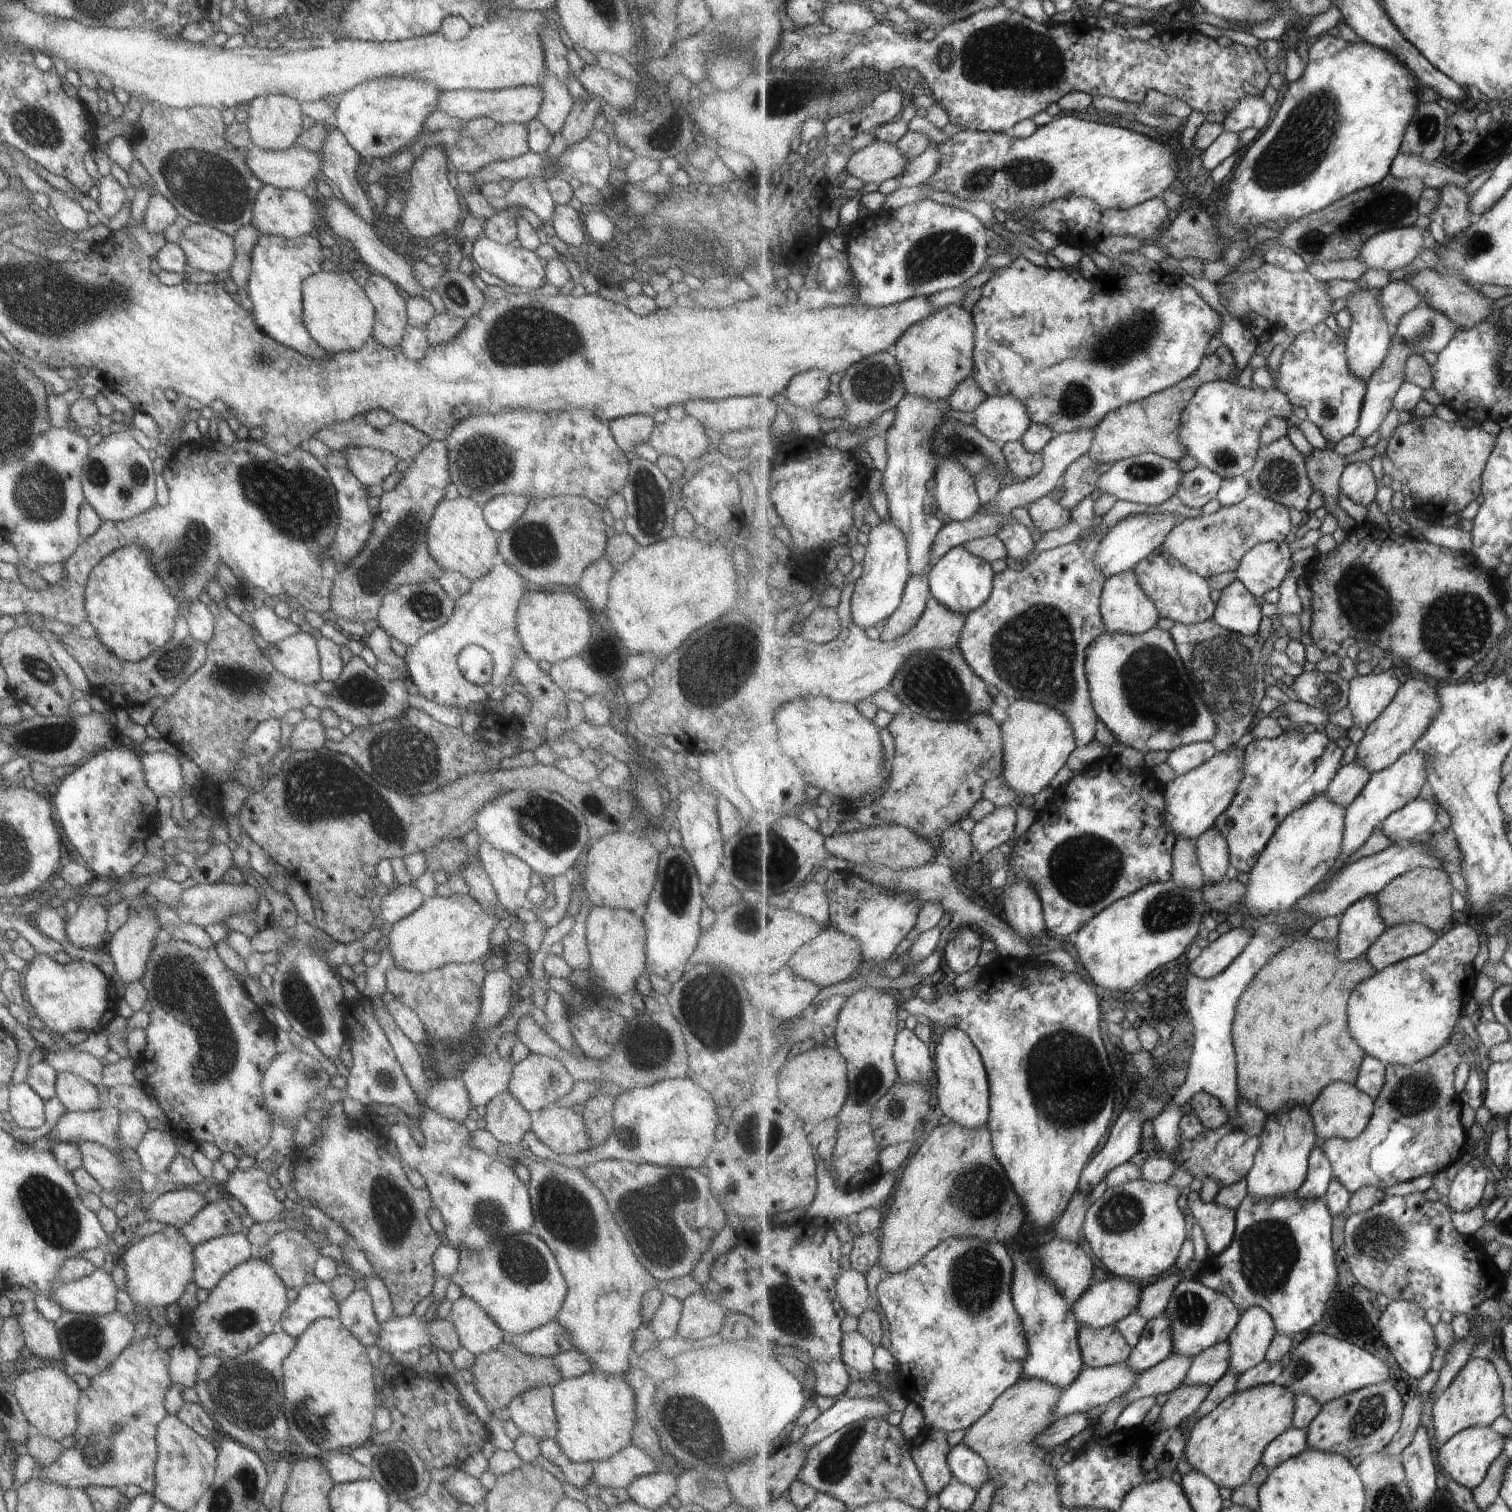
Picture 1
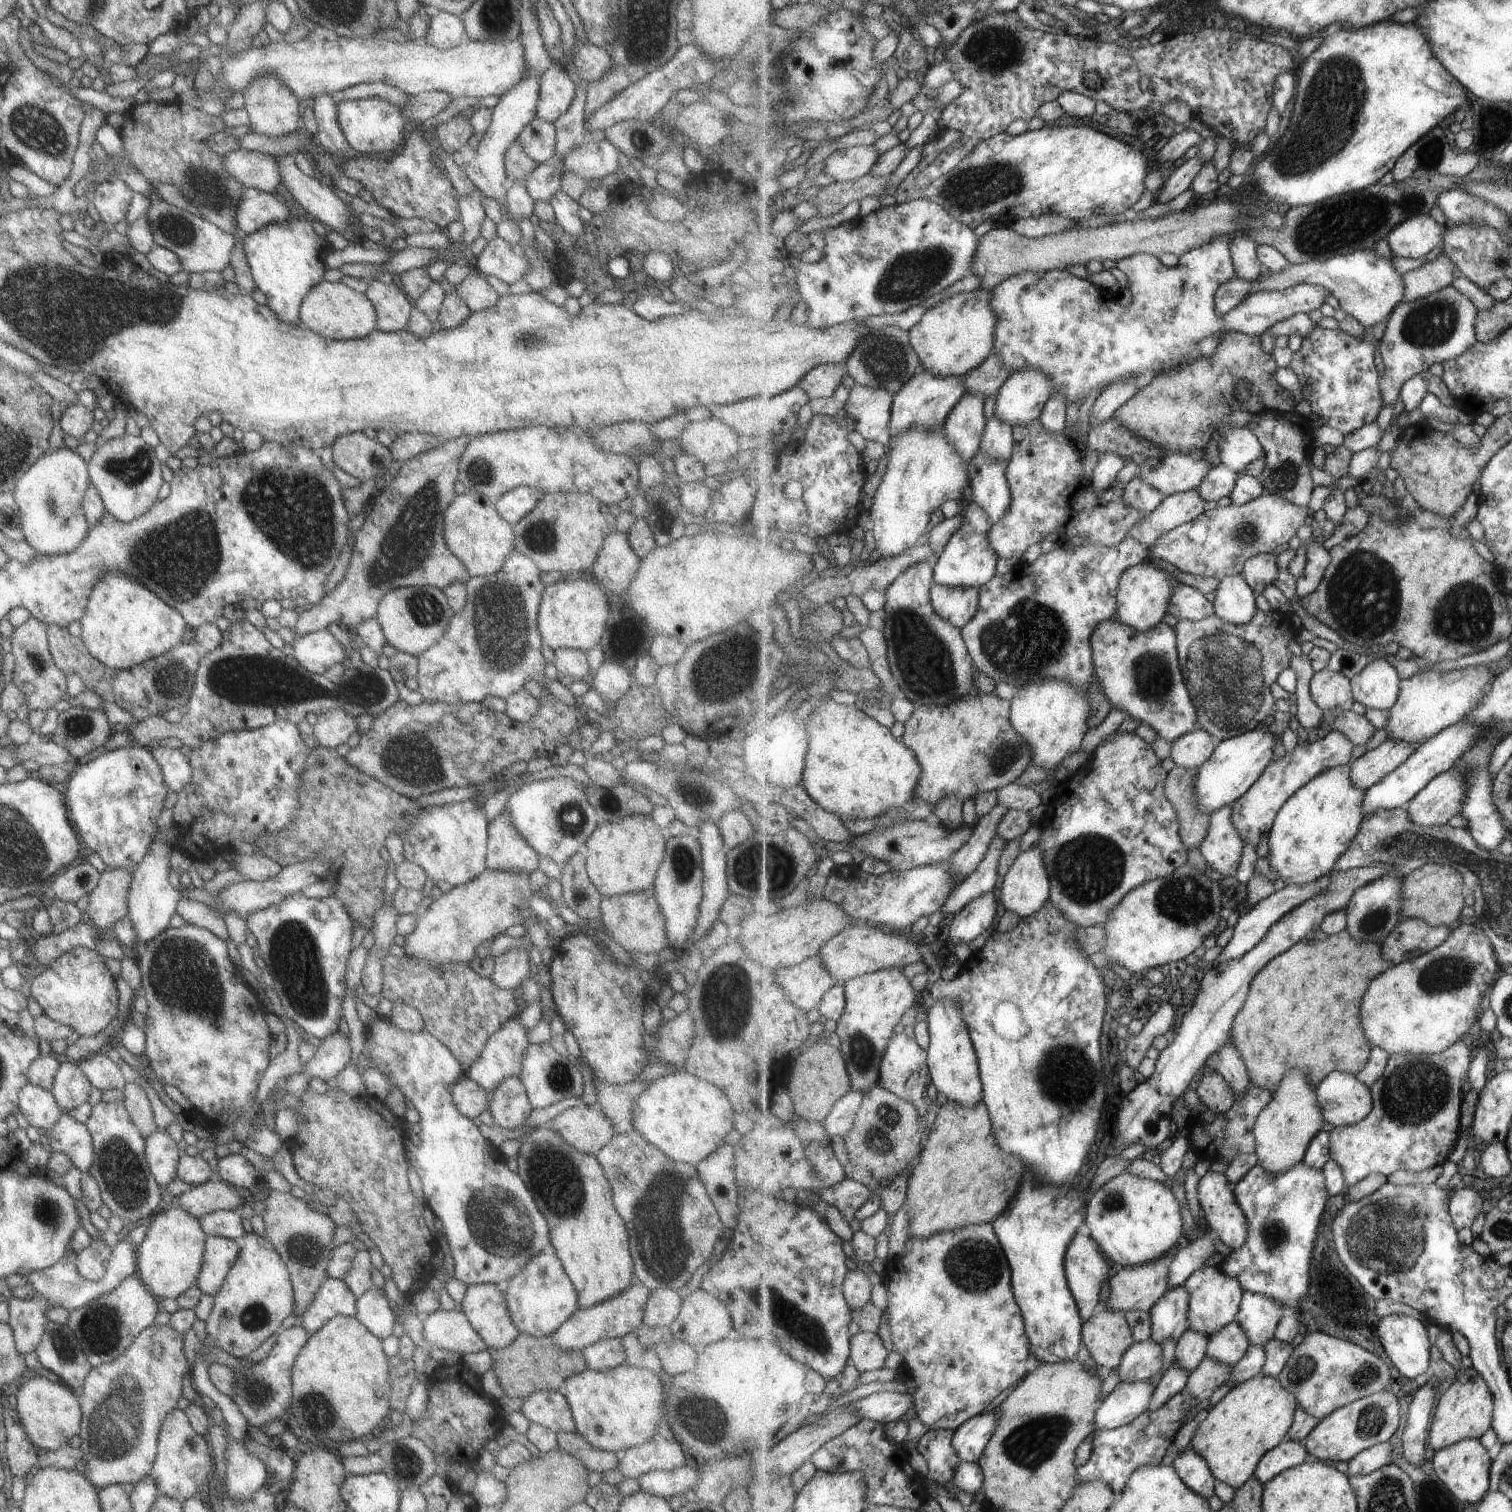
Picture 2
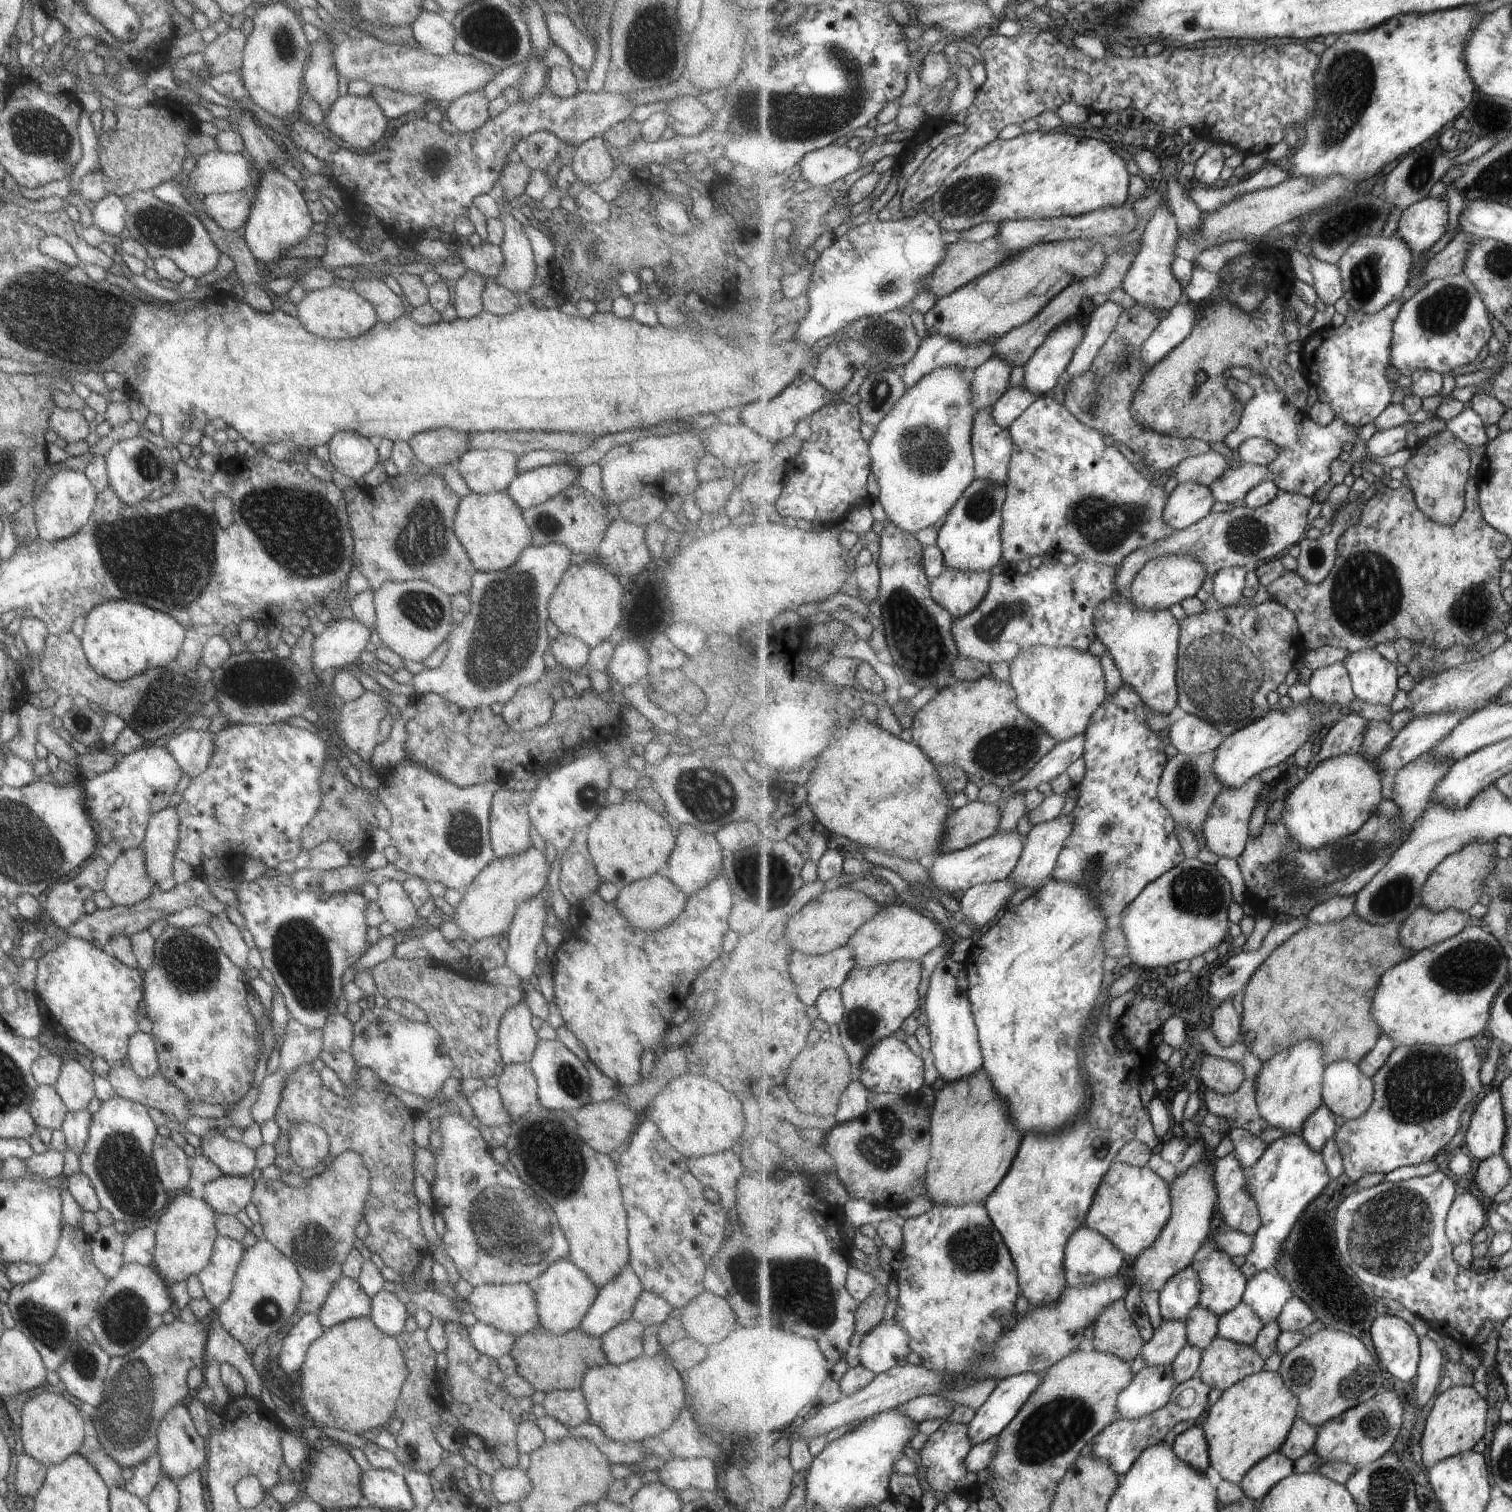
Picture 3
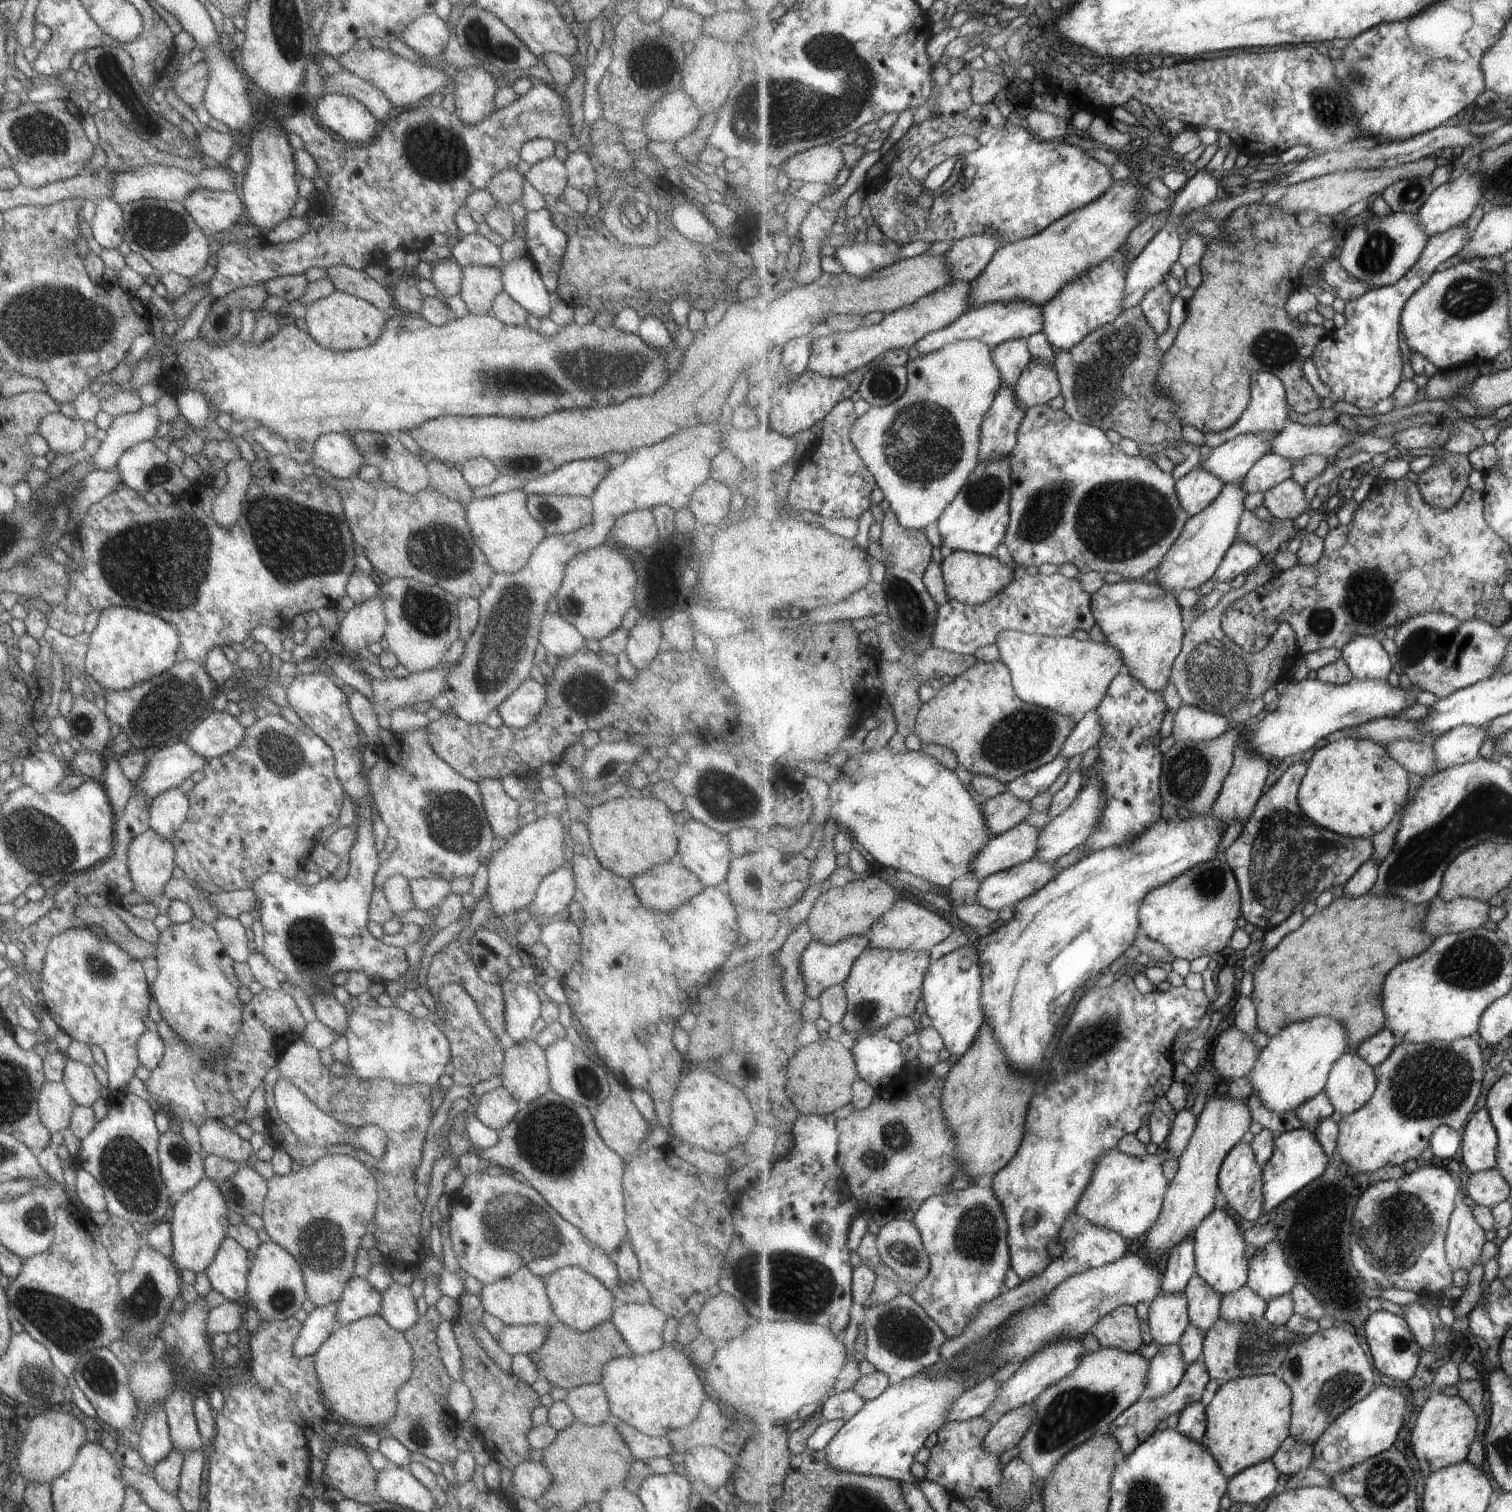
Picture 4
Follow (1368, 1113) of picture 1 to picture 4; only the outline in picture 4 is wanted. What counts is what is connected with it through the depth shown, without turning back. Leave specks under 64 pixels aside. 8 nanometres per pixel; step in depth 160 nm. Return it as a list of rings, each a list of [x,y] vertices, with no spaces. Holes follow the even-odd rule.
[[[1346,1053],[1333,1066],[1325,1092],[1343,1115],[1365,1107],[1377,1092],[1376,1070],[1359,1054]]]

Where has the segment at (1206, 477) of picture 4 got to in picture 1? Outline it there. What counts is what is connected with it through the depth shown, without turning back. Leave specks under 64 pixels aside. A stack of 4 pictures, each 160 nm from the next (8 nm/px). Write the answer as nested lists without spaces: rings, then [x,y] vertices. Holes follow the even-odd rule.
[[[1175,512],[1156,513],[1137,513],[1121,519],[1107,535],[1107,538],[1101,543],[1096,563],[1098,567],[1106,574],[1106,577],[1112,577],[1117,573],[1129,569],[1135,569],[1136,566],[1151,553],[1163,546],[1167,535],[1185,518]]]

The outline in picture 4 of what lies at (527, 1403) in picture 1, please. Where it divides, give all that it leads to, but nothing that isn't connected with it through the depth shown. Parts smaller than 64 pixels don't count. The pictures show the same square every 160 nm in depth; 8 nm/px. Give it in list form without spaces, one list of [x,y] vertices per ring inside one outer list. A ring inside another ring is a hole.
[[[599,1383],[570,1388],[562,1401],[571,1409],[575,1421],[596,1425],[610,1416],[609,1403]]]

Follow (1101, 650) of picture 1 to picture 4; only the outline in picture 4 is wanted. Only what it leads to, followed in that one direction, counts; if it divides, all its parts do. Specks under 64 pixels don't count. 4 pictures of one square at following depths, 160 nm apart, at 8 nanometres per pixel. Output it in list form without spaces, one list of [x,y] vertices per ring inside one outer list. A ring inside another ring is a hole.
[[[1125,580],[1116,583],[1105,583],[1095,594],[1092,594],[1092,611],[1096,623],[1101,628],[1106,640],[1111,641],[1124,656],[1126,670],[1144,682],[1154,691],[1163,691],[1172,678],[1176,658],[1181,654],[1184,643],[1183,612],[1175,591],[1166,591],[1161,585],[1143,580]]]

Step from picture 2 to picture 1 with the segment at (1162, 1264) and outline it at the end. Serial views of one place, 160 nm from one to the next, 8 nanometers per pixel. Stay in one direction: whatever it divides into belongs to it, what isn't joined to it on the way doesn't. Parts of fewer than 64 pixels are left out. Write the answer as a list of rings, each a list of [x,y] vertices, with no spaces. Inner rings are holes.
[[[1110,1276],[1105,1281],[1095,1282],[1085,1293],[1084,1298],[1075,1302],[1076,1319],[1081,1325],[1088,1324],[1098,1329],[1116,1325],[1130,1314],[1138,1312],[1144,1288],[1145,1286],[1141,1286],[1137,1281],[1122,1276]]]

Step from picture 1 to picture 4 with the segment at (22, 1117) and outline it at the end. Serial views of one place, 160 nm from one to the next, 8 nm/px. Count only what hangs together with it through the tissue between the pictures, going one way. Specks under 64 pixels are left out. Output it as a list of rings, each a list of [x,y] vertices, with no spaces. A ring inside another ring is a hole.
[[[45,1081],[36,1096],[36,1111],[41,1124],[50,1132],[62,1132],[68,1126],[74,1102],[62,1082]]]

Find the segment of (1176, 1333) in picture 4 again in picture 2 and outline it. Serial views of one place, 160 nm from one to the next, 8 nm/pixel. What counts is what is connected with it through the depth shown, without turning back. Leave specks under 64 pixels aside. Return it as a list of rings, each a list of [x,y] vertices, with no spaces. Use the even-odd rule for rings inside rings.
[[[1155,1339],[1133,1344],[1119,1368],[1119,1384],[1148,1381],[1163,1368],[1163,1346]]]

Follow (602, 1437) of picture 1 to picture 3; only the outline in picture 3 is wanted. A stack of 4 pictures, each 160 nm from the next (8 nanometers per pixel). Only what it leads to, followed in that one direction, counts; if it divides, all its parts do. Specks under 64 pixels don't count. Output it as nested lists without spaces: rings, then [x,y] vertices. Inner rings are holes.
[[[663,1354],[589,1368],[577,1390],[585,1398],[586,1422],[595,1424],[611,1442],[639,1442],[656,1436],[669,1428],[685,1406],[683,1380]]]

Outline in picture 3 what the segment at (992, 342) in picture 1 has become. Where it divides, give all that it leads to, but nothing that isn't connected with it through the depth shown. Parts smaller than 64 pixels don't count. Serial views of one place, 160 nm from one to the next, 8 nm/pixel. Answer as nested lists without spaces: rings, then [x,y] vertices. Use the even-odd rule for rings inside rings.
[[[1313,258],[1313,272],[1315,282],[1314,290],[1316,295],[1326,305],[1333,305],[1339,298],[1345,298],[1345,284],[1336,264]]]

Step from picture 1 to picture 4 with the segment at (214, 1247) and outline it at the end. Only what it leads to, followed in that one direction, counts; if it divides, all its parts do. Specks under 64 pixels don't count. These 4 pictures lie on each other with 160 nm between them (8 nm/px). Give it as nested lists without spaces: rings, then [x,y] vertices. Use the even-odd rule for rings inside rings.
[[[225,1237],[204,1271],[213,1289],[226,1300],[238,1302],[246,1291],[249,1265],[247,1251],[232,1238]]]

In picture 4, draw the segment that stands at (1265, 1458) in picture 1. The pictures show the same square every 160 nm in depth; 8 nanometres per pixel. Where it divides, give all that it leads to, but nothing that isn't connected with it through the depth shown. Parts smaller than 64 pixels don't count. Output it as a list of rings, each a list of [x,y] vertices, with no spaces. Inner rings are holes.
[[[1272,1460],[1260,1462],[1230,1479],[1226,1494],[1233,1503],[1257,1506],[1273,1496],[1281,1473]]]

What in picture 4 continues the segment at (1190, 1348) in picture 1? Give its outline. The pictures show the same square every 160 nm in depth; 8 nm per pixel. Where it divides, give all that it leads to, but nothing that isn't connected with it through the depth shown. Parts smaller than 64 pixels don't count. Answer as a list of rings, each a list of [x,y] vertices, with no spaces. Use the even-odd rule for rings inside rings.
[[[1216,1208],[1196,1228],[1194,1234],[1196,1246],[1196,1272],[1221,1294],[1231,1294],[1248,1284],[1250,1258],[1247,1258],[1248,1240],[1244,1231],[1239,1228],[1235,1218],[1223,1210]]]

